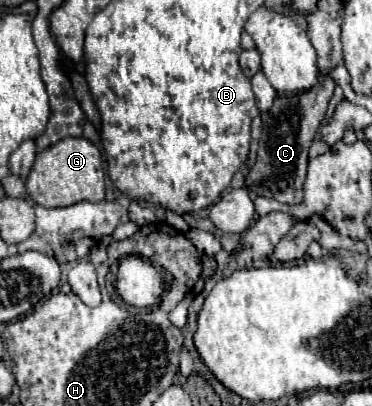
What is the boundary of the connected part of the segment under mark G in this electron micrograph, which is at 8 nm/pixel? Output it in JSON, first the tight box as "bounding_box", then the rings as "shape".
{"bounding_box":[26,138,104,208],"shape":[[[64,138],[42,150],[36,156],[32,172],[26,180],[28,196],[46,208],[54,206],[70,206],[82,200],[102,202],[104,200],[104,170],[102,170],[102,154],[100,150],[86,138]]]}

